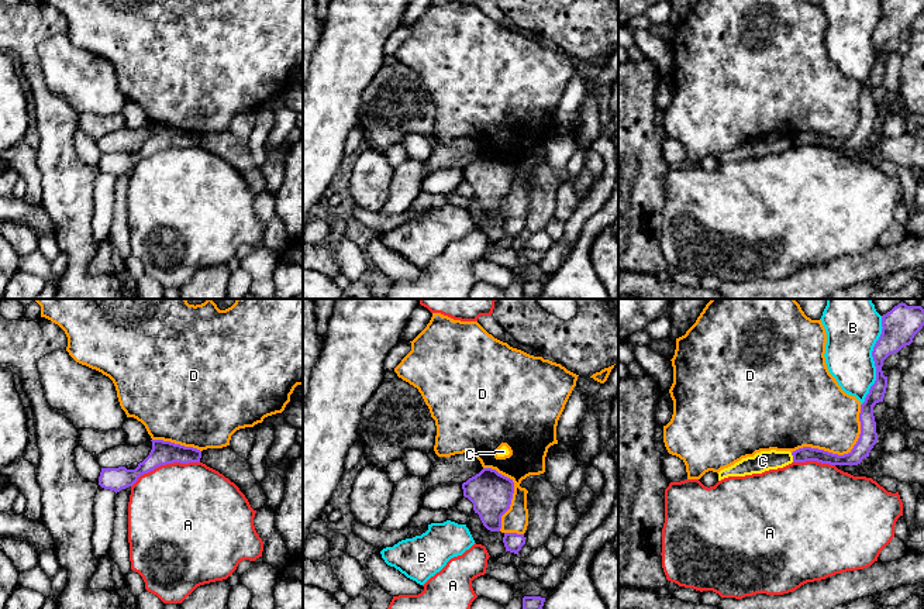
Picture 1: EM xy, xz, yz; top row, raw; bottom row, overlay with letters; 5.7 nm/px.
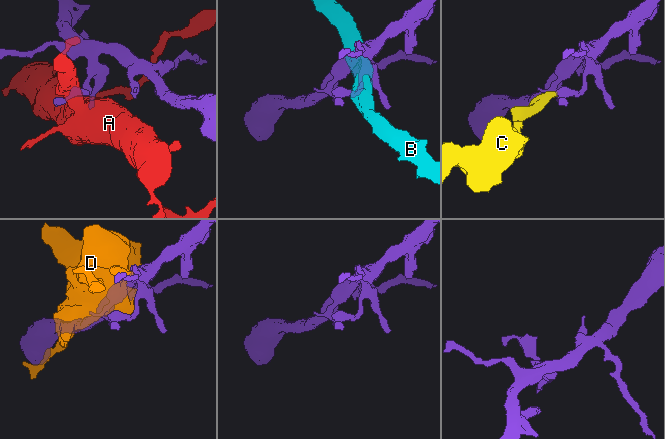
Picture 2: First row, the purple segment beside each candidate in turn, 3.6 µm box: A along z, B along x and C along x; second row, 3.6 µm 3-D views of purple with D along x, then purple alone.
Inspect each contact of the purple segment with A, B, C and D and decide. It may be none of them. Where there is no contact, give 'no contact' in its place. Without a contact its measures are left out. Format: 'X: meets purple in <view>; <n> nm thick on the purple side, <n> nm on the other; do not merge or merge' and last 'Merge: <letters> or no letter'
A: meets purple in xy; 140 nm thick on the purple side, 480 nm on the other; do not merge
B: meets purple in yz; 180 nm thick on the purple side, 280 nm on the other; do not merge
C: meets purple in yz; 80 nm thick on the purple side, 120 nm on the other; do not merge
D: meets purple in yz; 110 nm thick on the purple side, 380 nm on the other; do not merge
Merge: no letter

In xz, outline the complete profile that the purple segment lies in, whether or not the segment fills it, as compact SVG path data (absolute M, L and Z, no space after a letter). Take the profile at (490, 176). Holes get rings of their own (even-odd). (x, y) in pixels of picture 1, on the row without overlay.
M483 152L462 168L463 180L473 187L483 210L490 216L500 216L501 200L510 193L514 166L496 154Z

